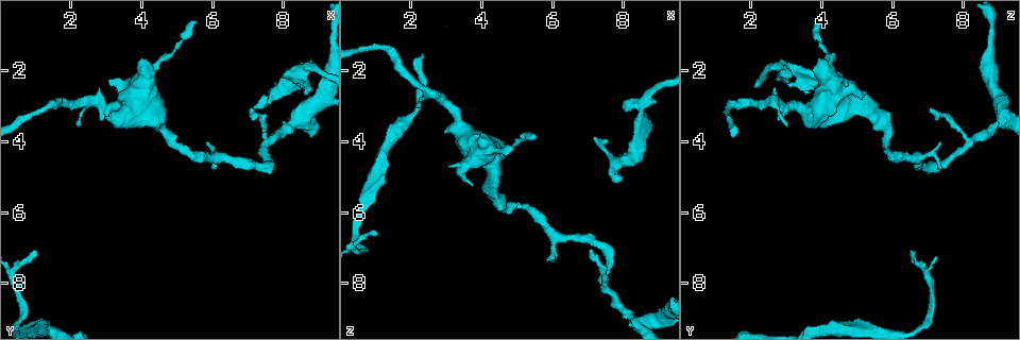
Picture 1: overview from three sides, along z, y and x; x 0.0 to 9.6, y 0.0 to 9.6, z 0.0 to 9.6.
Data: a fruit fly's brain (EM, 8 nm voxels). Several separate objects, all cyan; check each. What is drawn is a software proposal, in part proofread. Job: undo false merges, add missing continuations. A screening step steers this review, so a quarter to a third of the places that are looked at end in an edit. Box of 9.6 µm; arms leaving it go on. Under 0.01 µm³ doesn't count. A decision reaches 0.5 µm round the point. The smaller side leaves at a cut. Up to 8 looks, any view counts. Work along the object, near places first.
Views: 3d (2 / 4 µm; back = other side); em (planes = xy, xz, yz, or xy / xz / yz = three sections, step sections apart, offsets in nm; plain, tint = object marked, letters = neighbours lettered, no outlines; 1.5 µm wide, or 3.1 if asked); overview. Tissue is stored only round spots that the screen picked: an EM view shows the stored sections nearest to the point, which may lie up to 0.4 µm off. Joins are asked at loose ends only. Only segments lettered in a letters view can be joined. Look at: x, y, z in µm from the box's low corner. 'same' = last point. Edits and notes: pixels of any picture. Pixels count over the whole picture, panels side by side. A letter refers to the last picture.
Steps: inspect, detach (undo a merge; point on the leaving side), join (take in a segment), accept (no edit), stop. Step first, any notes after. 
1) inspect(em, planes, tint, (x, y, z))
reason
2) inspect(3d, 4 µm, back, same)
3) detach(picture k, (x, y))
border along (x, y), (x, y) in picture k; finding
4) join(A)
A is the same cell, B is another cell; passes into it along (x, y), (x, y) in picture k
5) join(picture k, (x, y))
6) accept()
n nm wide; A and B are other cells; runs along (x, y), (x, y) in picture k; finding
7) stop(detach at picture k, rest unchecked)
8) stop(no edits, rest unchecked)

inspect(em, planes, plain, (1.00, 7.10, 6.50))
thin end

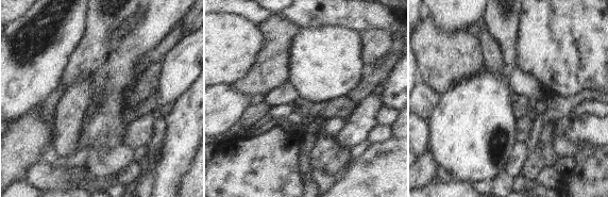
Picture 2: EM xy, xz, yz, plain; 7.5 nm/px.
inspect(em, planes, letters, same)

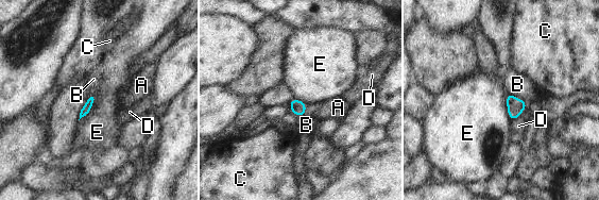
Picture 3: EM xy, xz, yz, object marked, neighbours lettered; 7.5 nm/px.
join(A)
A is the same cell, B, C, D and E are other cells; passes into it along (298, 107), (305, 109), (338, 107) in picture 3; the cell continues

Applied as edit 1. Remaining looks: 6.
inspect(em, xz, step 4, tint, (7.55, 4.05, 8.15))
three-way junction

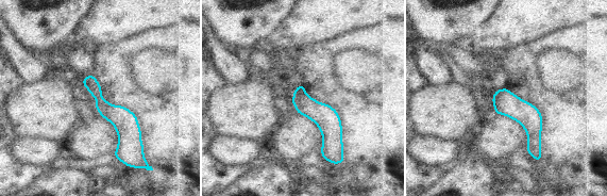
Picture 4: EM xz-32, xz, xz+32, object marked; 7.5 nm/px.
inspect(em, planes, letters, same)
cut it another way

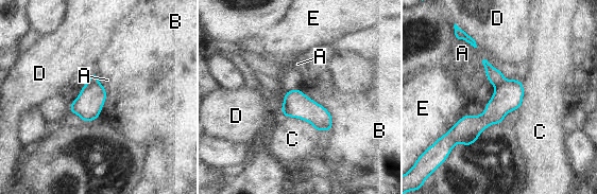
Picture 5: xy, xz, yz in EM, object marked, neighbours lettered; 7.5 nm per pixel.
detach(picture 5, (495, 76))
200 nm wide; A, B, C, D and E are other cells; border along (507, 80), (495, 88) in picture 5; two cells meet here

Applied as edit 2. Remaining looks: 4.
inspect(3d, 4 µm, (8.55, 1.95, 2.90))
closes a loop

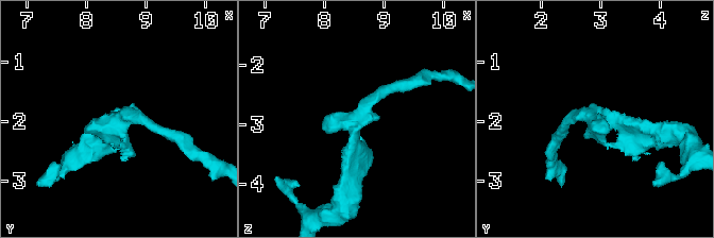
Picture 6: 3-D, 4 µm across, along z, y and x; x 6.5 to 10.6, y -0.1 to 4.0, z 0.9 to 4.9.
inspect(em, planes, letters, (8.50, 1.95, 2.90))

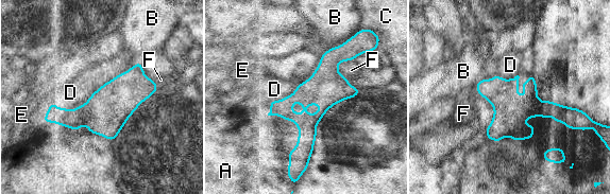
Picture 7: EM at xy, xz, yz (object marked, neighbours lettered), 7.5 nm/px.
accept()
D touches over 600 nm; A, B, C, D, E and F are other cells; runs along (344, 47), (301, 160) in picture 7; one cell here

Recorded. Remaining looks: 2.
stop(join at picture 3, detach at picture 5, rest unchecked)

